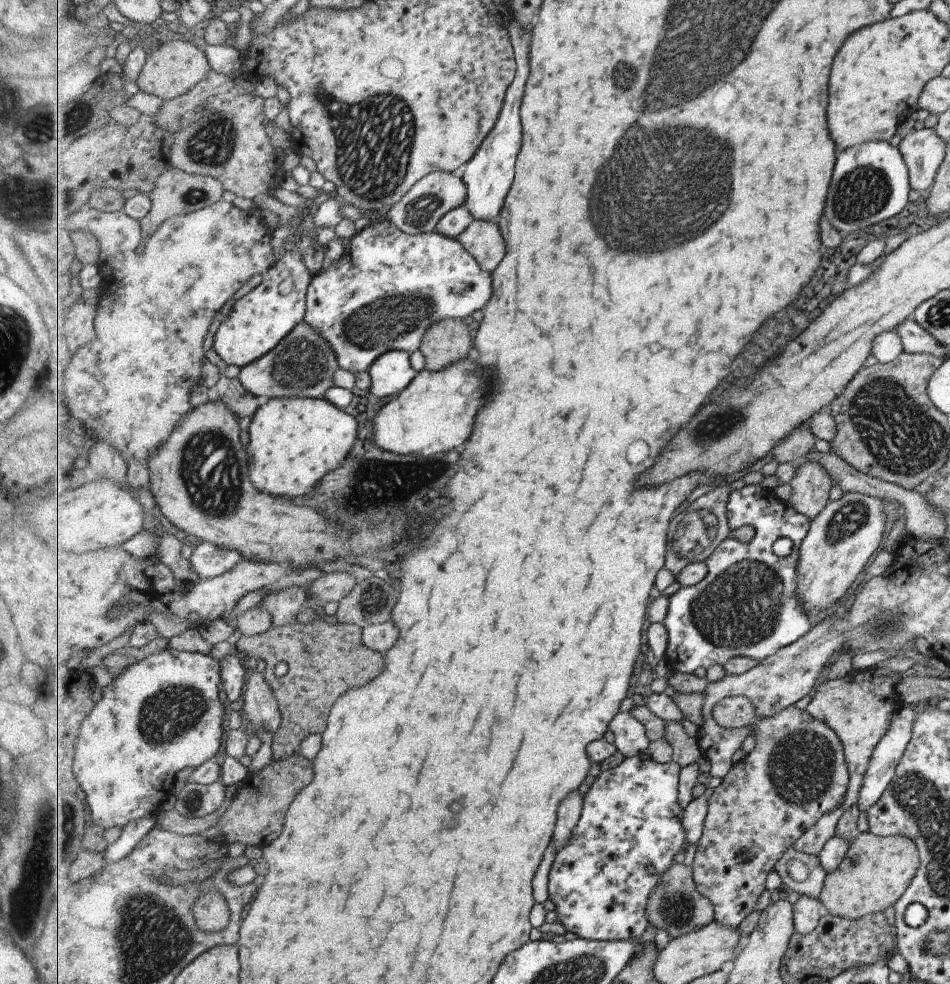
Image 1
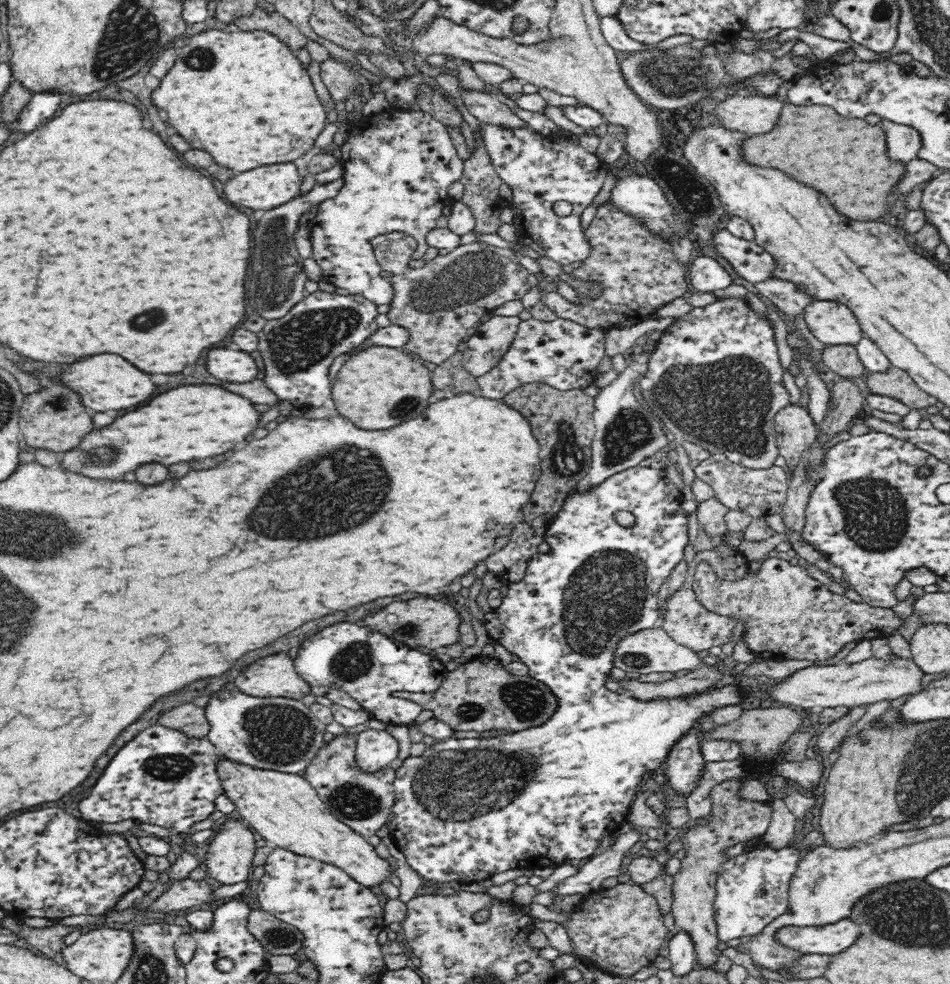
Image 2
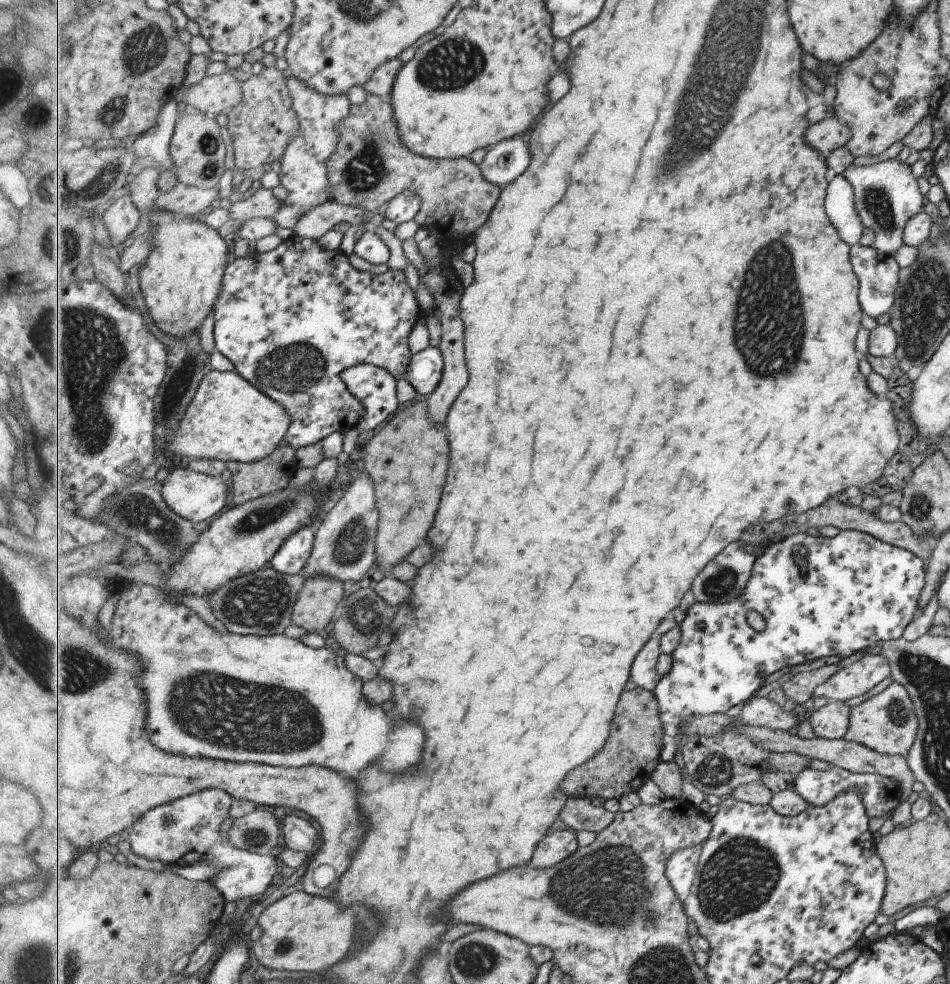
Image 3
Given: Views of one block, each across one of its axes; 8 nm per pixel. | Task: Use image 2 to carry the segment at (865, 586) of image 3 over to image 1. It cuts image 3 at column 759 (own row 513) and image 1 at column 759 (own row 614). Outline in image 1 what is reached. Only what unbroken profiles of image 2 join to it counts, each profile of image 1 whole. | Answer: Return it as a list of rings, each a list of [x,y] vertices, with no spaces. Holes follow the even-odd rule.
[[[744,485],[730,494],[727,509],[730,530],[737,530],[743,526],[752,526],[755,536],[748,542],[741,542],[737,538],[726,538],[715,552],[706,560],[708,575],[698,584],[681,587],[670,598],[670,607],[664,625],[668,632],[668,649],[665,660],[671,672],[697,672],[701,666],[709,668],[713,664],[724,666],[736,656],[753,657],[765,660],[774,655],[778,649],[789,646],[805,636],[814,622],[807,618],[802,601],[798,598],[799,559],[801,559],[802,542],[810,530],[808,516],[793,508],[786,501],[777,497],[768,488],[756,485]],[[779,538],[788,538],[793,549],[786,557],[777,556],[773,552],[773,544]]]

